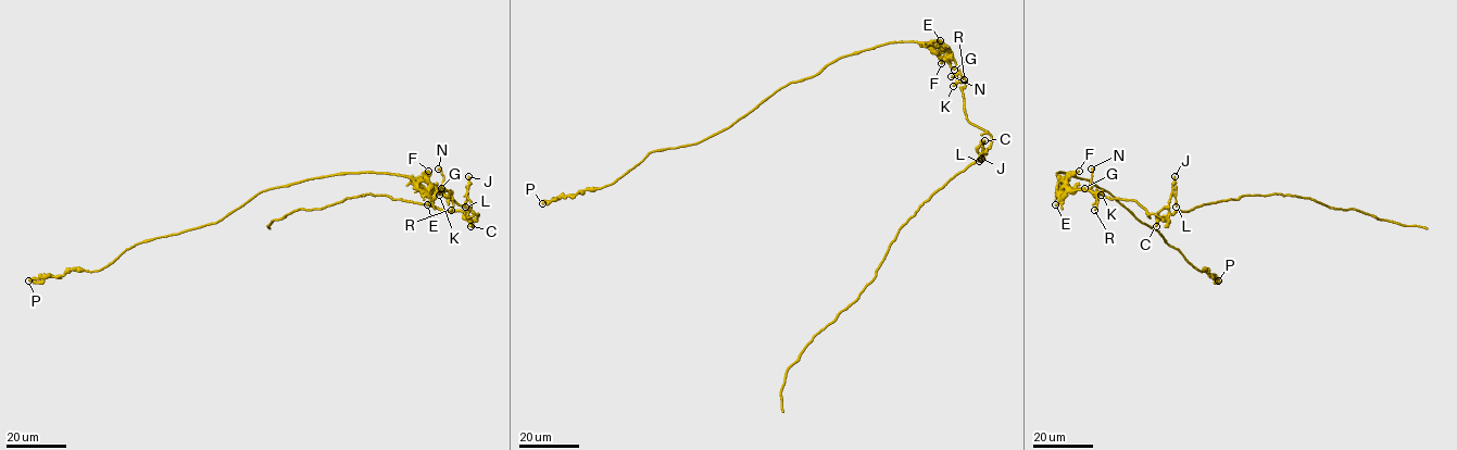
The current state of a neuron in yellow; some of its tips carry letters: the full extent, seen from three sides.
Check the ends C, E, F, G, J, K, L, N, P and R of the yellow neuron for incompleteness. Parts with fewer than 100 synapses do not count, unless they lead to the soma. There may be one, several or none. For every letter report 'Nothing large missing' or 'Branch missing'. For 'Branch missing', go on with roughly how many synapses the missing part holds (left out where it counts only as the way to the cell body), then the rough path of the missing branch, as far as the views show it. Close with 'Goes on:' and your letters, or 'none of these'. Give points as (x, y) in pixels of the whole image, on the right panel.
C: Nothing large missing
E: Nothing large missing
F: Nothing large missing
G: Nothing large missing
J: Nothing large missing
K: Nothing large missing
L: Nothing large missing
N: Nothing large missing
P: Nothing large missing
R: Nothing large missing
Goes on: none of these

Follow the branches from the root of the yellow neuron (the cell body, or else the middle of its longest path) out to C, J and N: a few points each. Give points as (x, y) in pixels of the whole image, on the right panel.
C: (1067, 185), (1134, 200), (1164, 220), (1167, 208), (1156, 215), (1156, 226)
J: (1067, 185), (1074, 190), (1101, 192), (1110, 199), (1134, 200), (1148, 214), (1166, 220), (1175, 176)
N: (1067, 185), (1074, 190), (1087, 190), (1091, 169)

